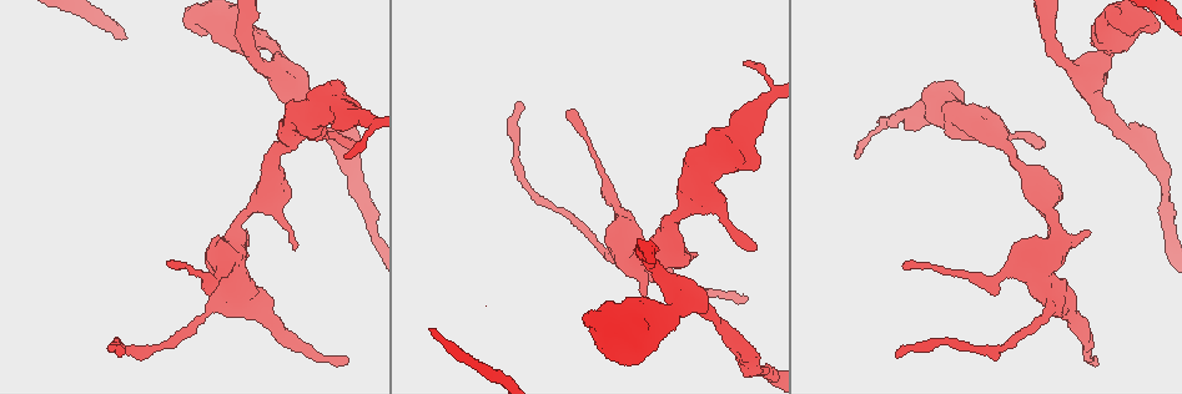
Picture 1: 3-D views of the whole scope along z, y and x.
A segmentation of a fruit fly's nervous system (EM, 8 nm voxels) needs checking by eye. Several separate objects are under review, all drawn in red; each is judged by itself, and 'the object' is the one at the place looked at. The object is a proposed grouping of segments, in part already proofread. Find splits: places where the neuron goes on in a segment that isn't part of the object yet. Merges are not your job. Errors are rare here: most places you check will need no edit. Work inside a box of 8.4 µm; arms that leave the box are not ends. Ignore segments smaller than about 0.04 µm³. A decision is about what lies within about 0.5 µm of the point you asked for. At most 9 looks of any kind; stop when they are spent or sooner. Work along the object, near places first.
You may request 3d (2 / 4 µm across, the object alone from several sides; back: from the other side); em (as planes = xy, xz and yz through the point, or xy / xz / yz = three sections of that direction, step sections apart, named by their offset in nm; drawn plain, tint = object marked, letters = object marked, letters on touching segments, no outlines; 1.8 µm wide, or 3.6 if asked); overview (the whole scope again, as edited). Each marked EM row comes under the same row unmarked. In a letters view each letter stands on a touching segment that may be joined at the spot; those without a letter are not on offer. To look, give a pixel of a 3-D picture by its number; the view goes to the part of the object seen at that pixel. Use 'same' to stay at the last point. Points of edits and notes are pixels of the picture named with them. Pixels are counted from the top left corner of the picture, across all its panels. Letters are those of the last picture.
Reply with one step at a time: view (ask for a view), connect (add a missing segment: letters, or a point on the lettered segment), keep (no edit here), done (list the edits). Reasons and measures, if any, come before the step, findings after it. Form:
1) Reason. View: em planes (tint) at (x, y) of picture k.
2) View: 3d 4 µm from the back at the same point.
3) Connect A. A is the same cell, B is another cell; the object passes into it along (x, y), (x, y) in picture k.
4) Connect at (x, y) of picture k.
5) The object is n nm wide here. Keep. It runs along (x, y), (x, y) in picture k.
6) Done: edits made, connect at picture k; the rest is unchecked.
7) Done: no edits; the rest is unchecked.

Branch stops here. View: em xz step 16 (letters) at (743, 299) of picture 1.

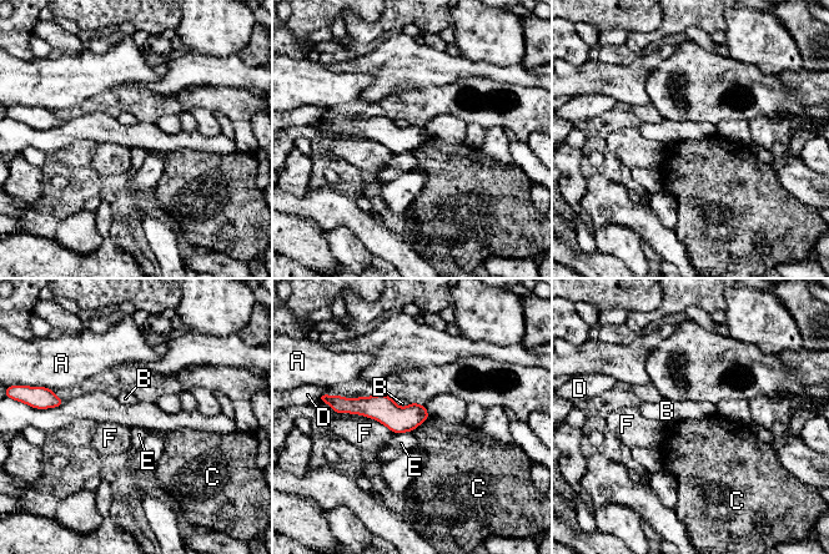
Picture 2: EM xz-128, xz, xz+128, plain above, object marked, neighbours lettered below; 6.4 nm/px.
View: em planes (letters) at the same point.

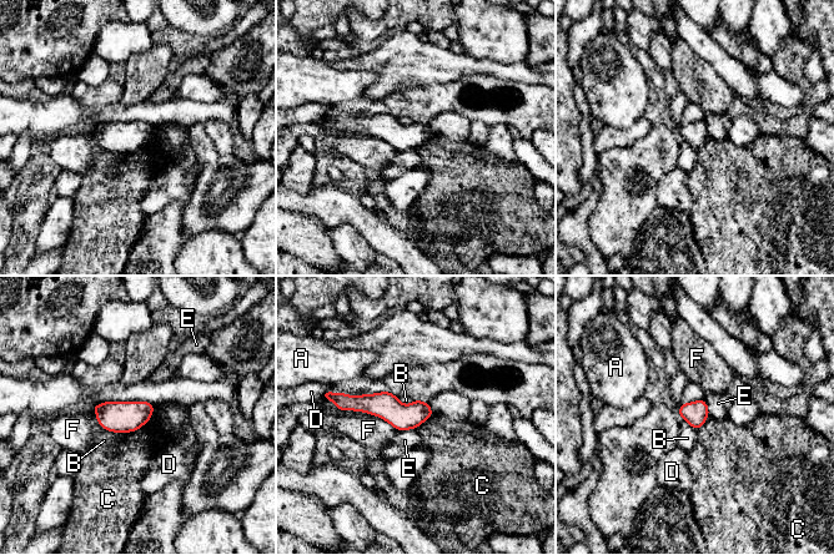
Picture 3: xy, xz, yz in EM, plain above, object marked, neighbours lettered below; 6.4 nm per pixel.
The object is 160 nm wide here. Keep. A, B, C, D, E and F are other cells; it runs along (342, 402), (428, 412) in picture 3; none of them fits.

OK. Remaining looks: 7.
An open end. View: em 3.6 µm xz step 4 (letters) at (1038, 146) of picture 1.

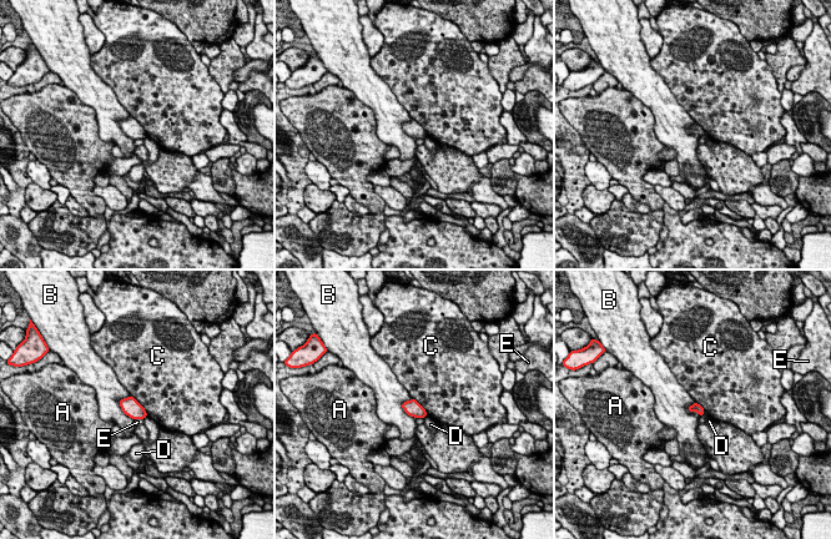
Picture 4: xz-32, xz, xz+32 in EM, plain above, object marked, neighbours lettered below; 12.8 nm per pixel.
View: em 3.6 µm xy step 16 (letters) at the same point.

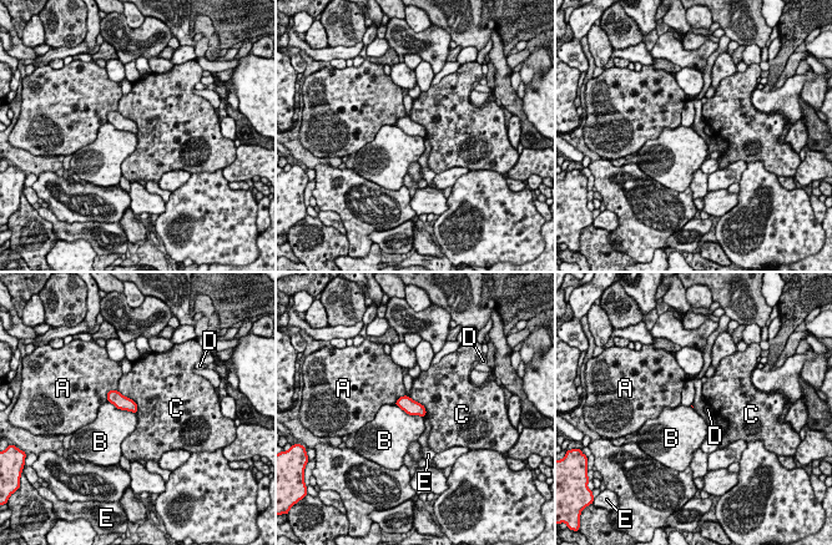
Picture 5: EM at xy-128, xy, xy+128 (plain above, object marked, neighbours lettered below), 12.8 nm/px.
Keep. A, B, C, D and E are other cells; a border runs along (394, 404), (423, 418) in picture 5; no lettered segment goes on from it.

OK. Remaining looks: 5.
Tapers out. View: em planes (letters) at (121, 356) of picture 1.

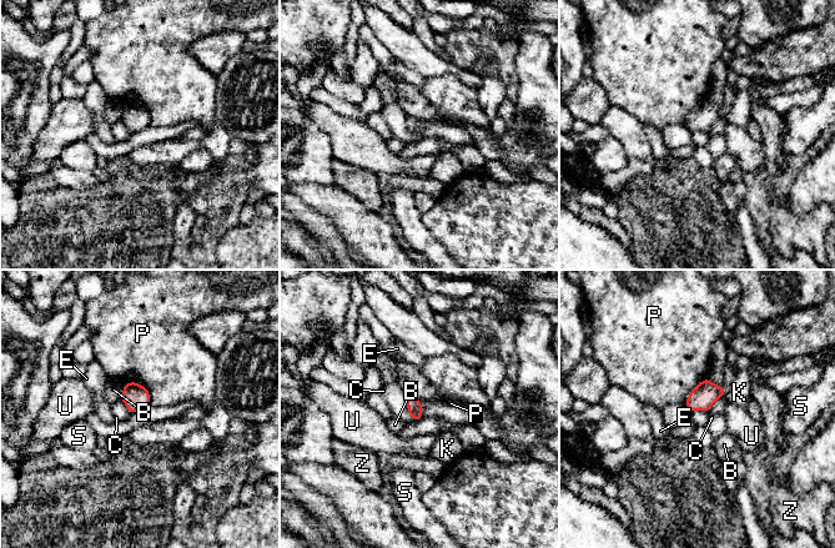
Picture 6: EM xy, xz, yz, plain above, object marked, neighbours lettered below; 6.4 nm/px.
The object is 90 nm wide here. Keep. B, C, E, K, P, S, U and Z are other cells; a border runs along (407, 396), (407, 411), (417, 421) in picture 6; none of them fits.

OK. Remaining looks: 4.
An open end. View: 3d 4 µm at (906, 267) of picture 1.

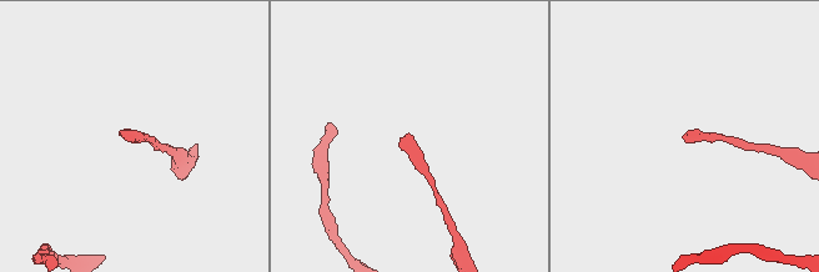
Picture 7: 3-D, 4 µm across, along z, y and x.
Need the tissue. View: em planes (tint) at (409, 140) of picture 7.

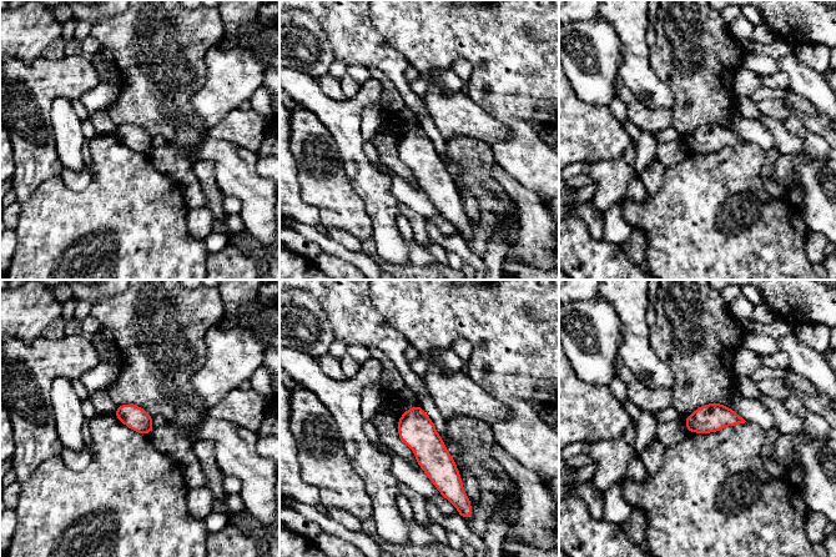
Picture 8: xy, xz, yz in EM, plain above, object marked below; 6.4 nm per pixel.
View: em planes (letters) at the same point.

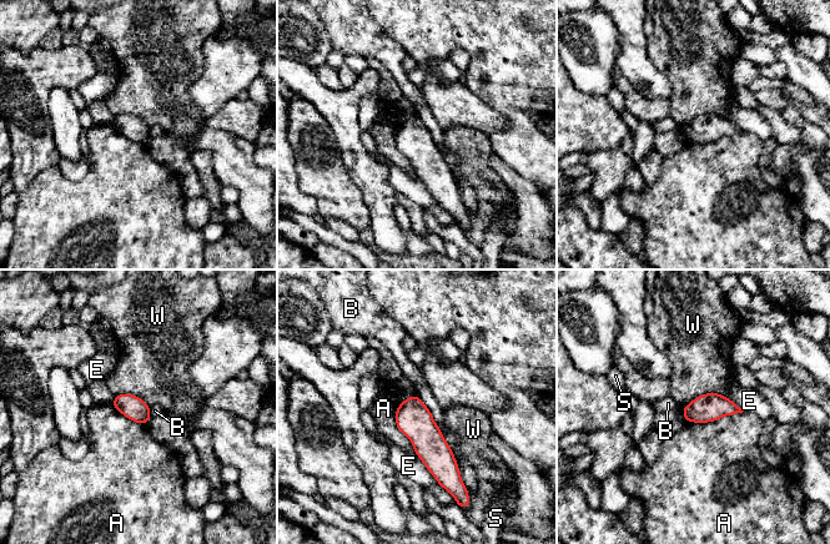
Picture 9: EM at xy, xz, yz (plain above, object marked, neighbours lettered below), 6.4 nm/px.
Keep. A, B, E, S and W are other cells; a border runs along (414, 394), (432, 413) in picture 9; no lettered segment goes on from it.

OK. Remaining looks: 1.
Done: no edits; the rest is unchecked.

